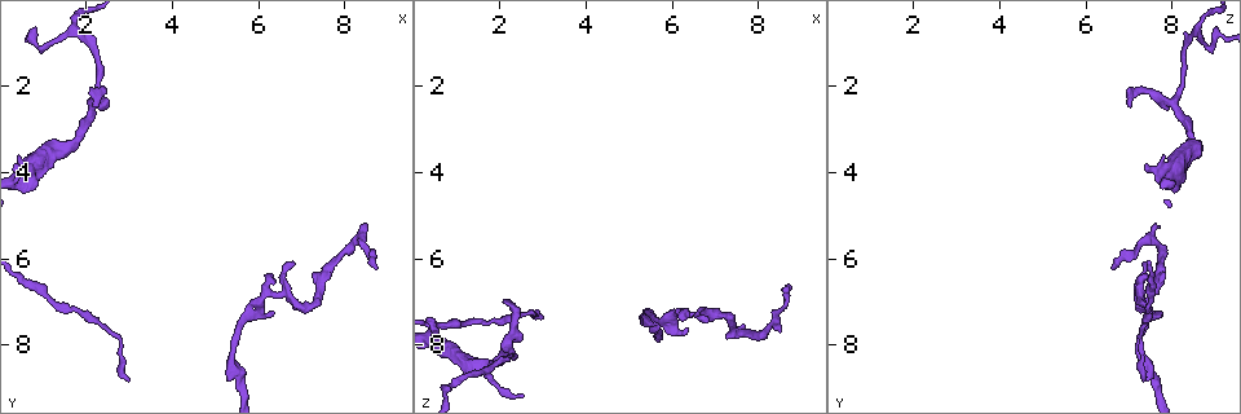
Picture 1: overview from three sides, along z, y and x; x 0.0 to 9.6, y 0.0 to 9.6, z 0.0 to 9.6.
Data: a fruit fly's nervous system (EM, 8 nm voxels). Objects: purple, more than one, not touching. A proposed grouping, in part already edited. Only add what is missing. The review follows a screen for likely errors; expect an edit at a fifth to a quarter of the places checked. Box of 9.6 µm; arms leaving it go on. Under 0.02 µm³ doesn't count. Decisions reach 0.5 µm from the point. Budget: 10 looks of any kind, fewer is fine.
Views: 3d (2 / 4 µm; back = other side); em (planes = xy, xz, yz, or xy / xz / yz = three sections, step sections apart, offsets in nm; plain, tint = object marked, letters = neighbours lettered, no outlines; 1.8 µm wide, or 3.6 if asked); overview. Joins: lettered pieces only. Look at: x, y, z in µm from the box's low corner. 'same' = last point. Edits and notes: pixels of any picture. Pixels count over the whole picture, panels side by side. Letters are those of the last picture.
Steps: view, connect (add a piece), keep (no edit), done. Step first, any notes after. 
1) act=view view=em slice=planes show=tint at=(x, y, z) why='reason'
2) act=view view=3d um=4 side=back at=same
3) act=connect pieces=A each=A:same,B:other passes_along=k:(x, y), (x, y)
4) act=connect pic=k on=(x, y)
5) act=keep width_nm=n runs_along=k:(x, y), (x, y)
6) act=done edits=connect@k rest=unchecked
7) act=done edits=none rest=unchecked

act=view view=em slice=planes show=letters at=(2.25, 2.45, 6.95) why='an open end'

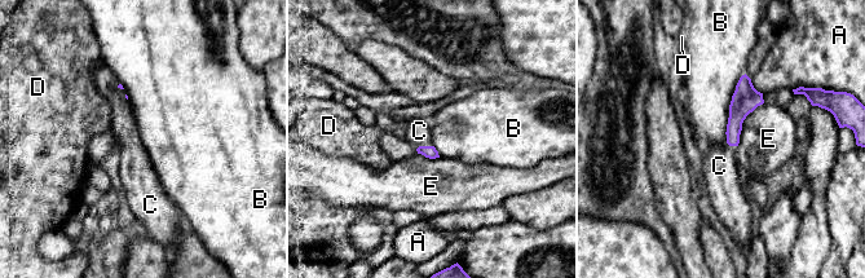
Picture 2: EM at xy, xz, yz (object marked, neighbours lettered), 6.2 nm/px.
act=connect pieces=C longest_contact=B:440nm each=A:other,B:other,C:same,D:other,E:other found='the cell continues'

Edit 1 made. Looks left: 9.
act=view view=em slice=planes show=letters at=(3.05, 8.85, 7.40) why='tapers out'

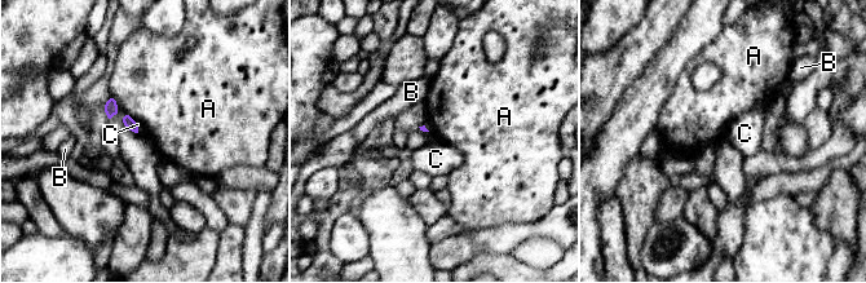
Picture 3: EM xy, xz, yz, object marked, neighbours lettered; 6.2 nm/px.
act=keep each=A:other,B:other,C:other border=3:(127, 114), (137, 123) found='none of them fits'

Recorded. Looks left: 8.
act=view view=3d um=2 at=(6.40, 7.25, 7.60) why='tapers out'

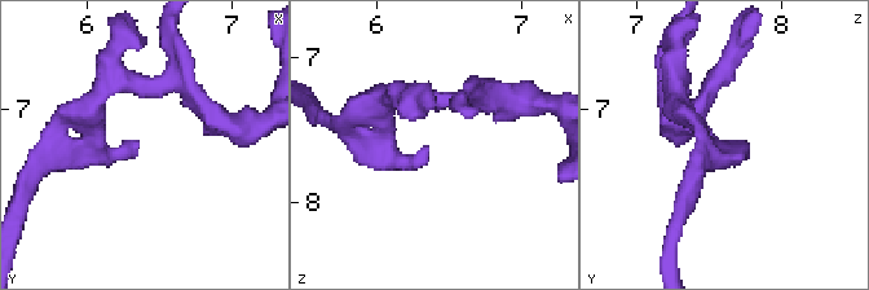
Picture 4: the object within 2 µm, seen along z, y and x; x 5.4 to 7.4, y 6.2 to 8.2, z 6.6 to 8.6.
act=view view=em slice=xz step=8 show=letters at=(6.34, 7.24, 7.60)

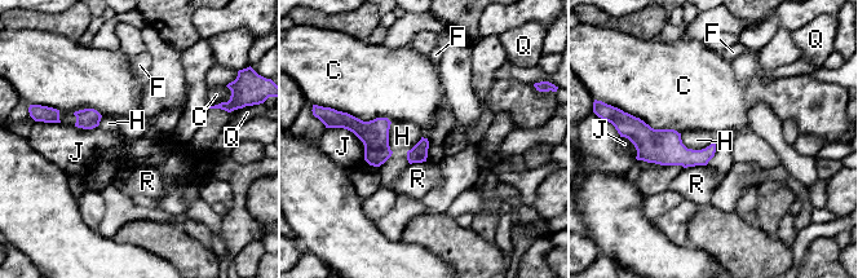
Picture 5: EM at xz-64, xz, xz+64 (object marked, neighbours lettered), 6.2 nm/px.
act=view view=em slice=planes show=letters at=same why='another direction'

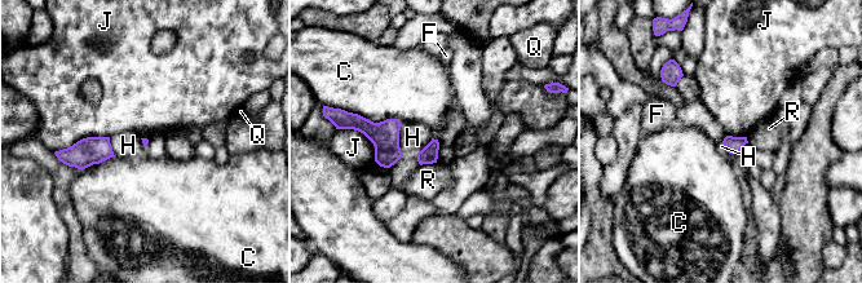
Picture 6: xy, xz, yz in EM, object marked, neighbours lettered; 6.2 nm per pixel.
act=keep each=C:other,F:other,H:other,J:other,Q:other,R:other border=6:(401, 124), (399, 150), (402, 153) found='no lettered piece goes on from it'

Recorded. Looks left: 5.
act=view view=em um=3.6 slice=planes show=letters at=(8.75, 6.20, 6.60) why='free end'

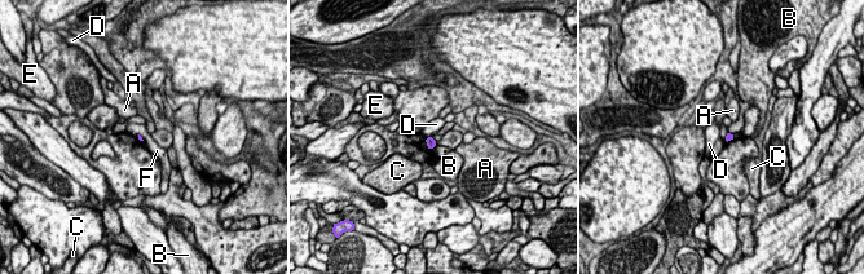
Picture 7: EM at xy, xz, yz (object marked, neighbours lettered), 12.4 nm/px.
act=keep each=A:other,B:other,C:other,D:other,E:other,F:other border=7:(727, 133), (726, 141) found='none of them fits'

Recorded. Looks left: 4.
act=done edits=connect@2 rest=unchecked

